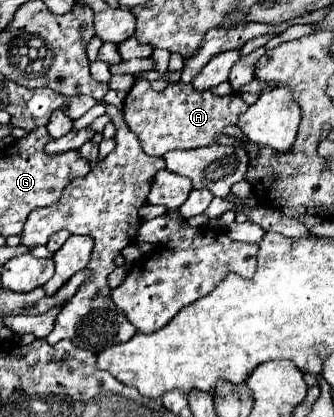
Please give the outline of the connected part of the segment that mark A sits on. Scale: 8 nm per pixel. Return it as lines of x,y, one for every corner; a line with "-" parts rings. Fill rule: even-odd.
135,79
134,87
128,91
124,101
124,119
136,133
140,147
148,155
164,157
174,149
196,149
216,145
218,137
224,135
228,125
238,125
240,113
248,105
238,93
218,97
214,93
196,93
192,85
172,83
164,91
154,91
146,79

